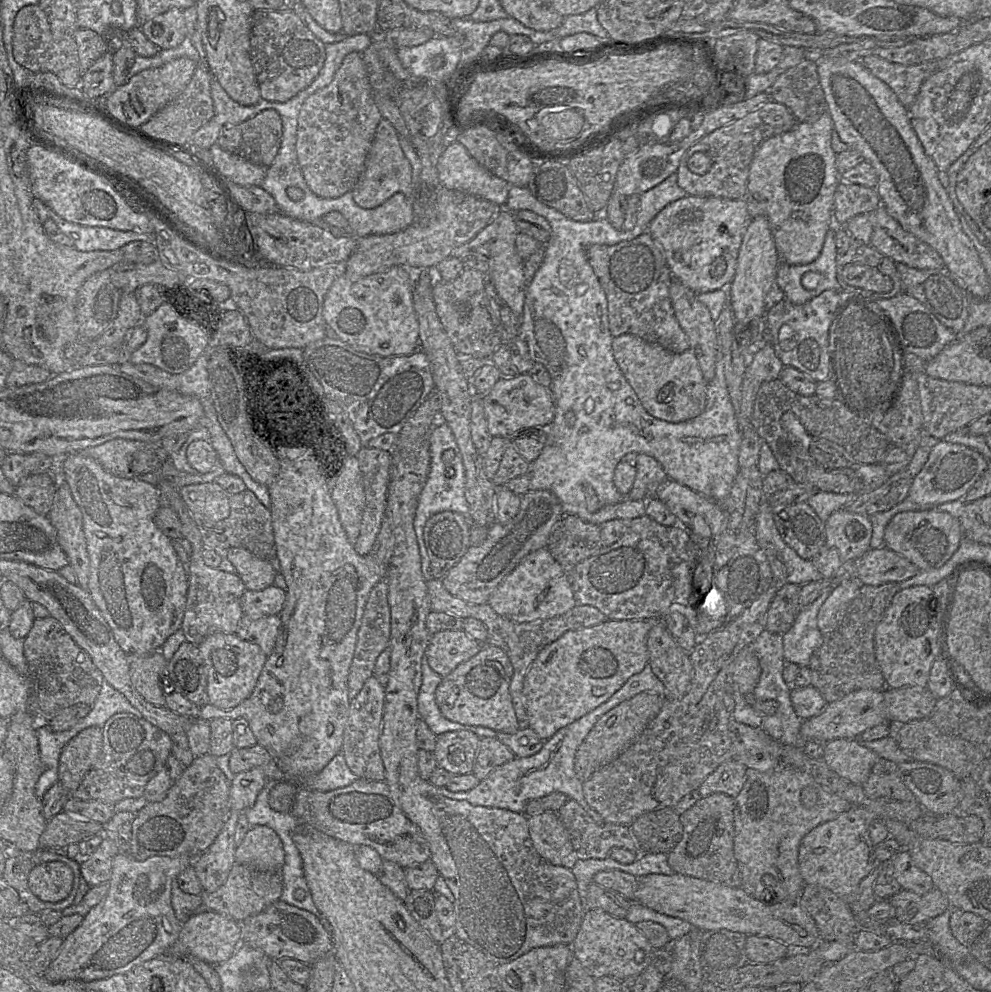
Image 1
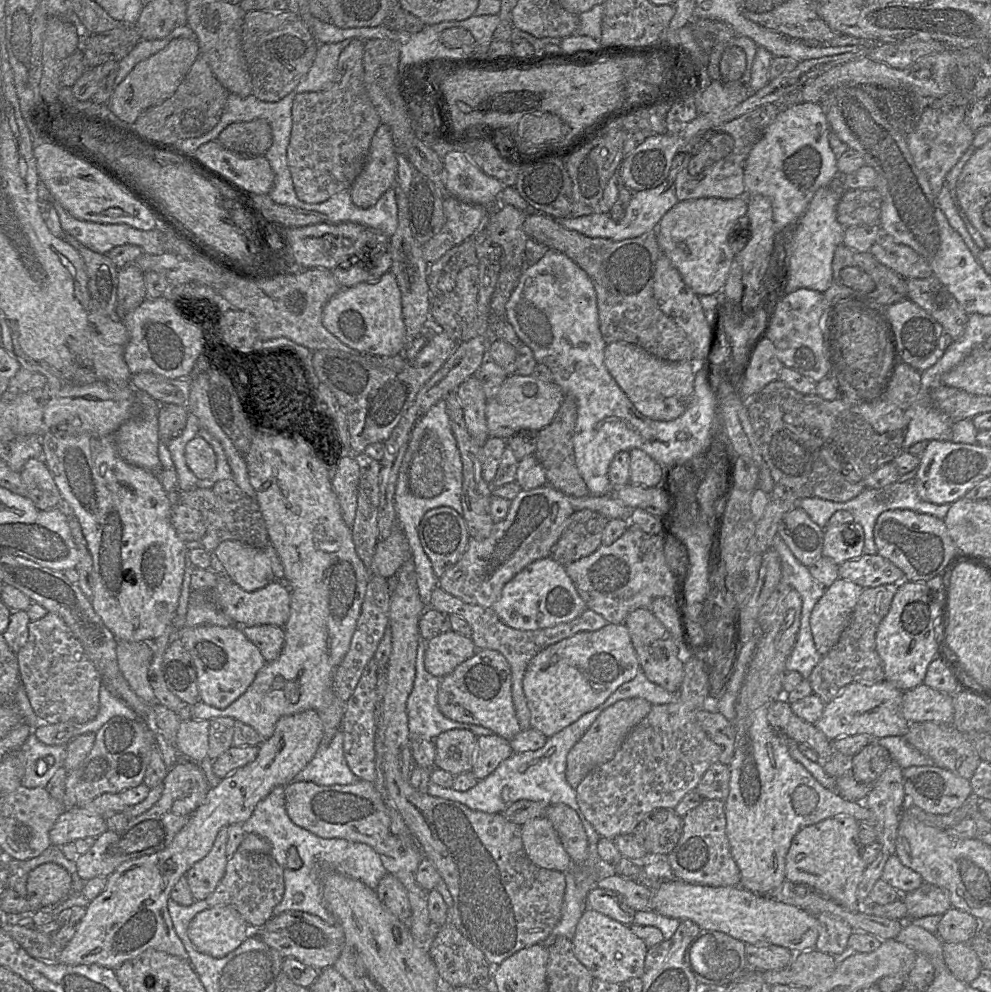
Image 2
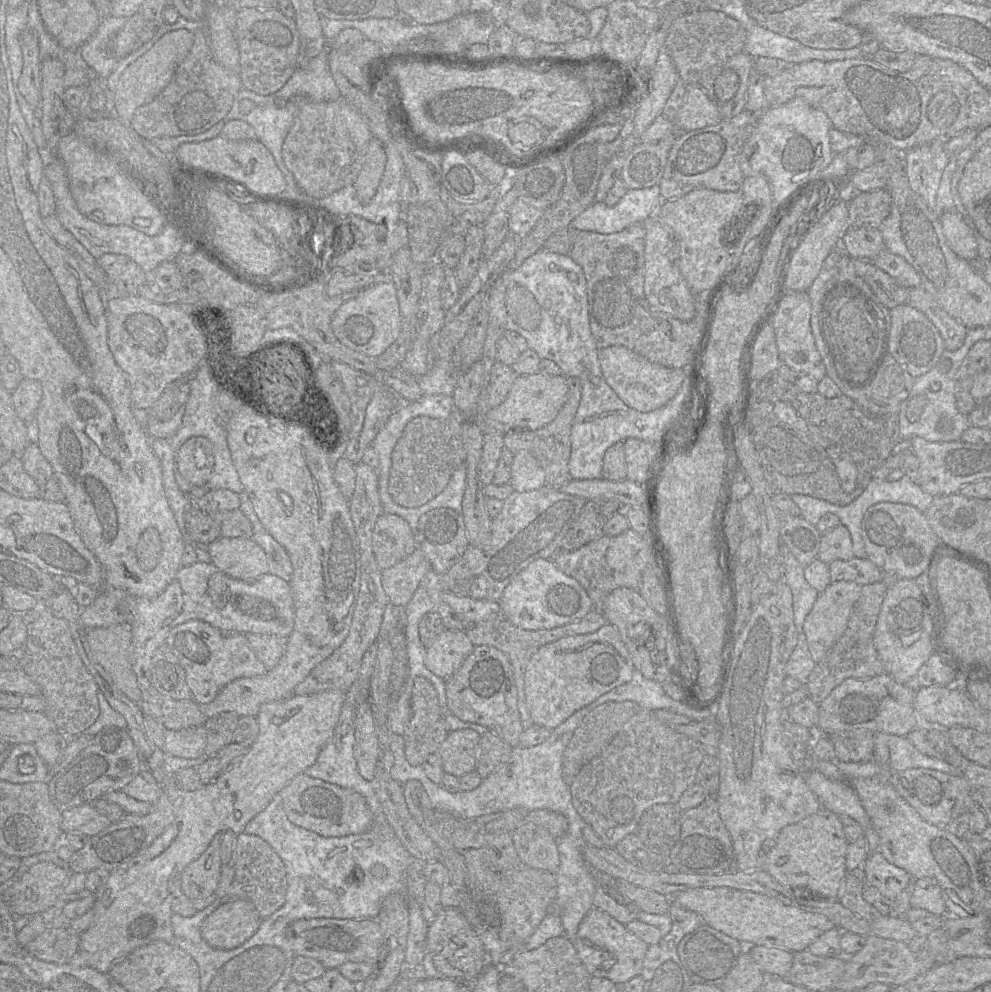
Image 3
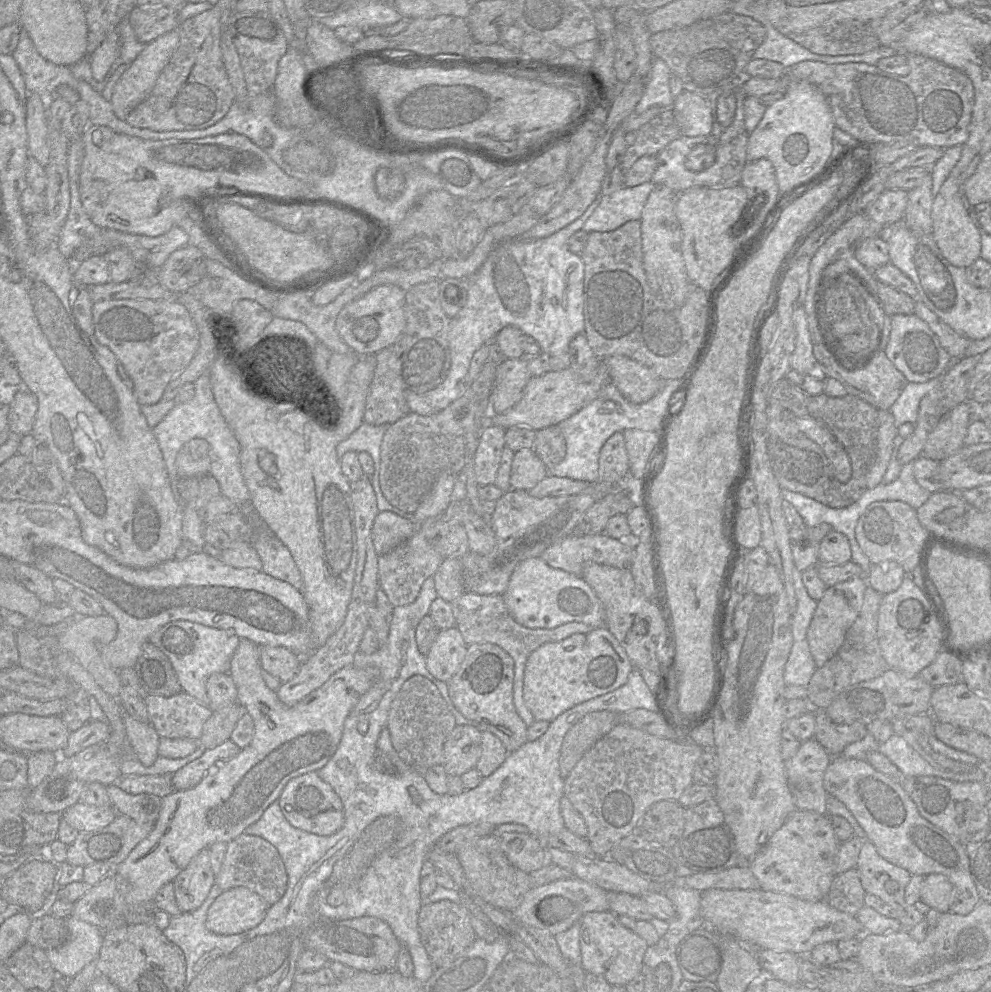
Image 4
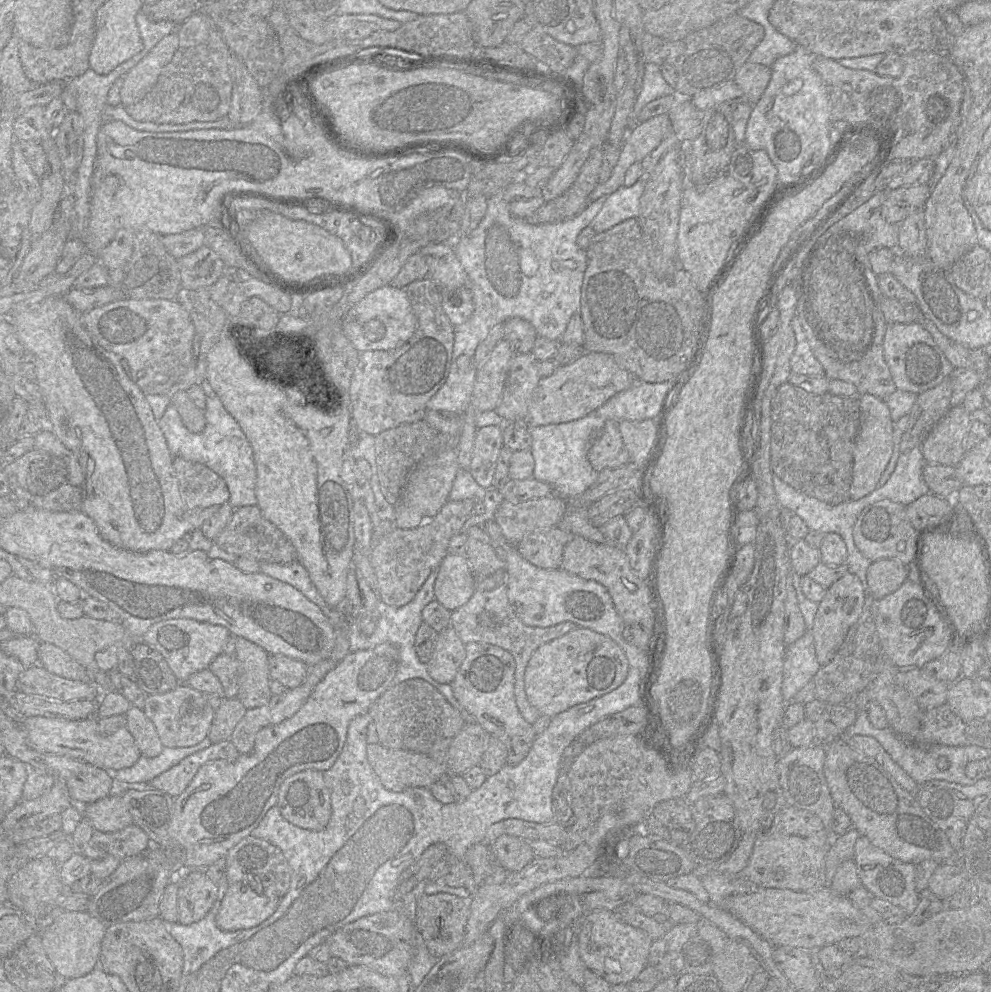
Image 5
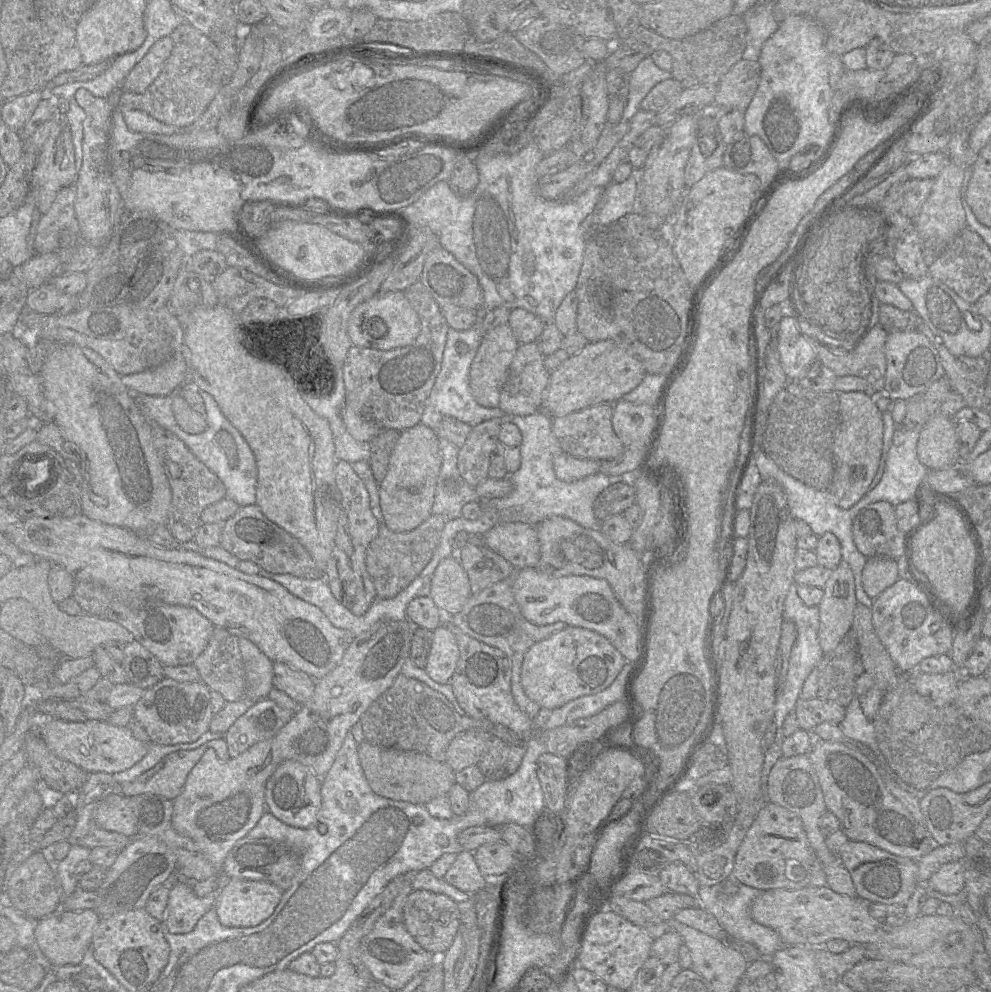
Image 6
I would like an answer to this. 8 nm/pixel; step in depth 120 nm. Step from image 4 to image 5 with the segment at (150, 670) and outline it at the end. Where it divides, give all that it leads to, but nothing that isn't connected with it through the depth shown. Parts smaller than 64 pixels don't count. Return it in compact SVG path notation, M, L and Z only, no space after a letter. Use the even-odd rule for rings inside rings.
M143 642L130 651L134 662L133 681L147 695L173 690L179 681L163 656Z

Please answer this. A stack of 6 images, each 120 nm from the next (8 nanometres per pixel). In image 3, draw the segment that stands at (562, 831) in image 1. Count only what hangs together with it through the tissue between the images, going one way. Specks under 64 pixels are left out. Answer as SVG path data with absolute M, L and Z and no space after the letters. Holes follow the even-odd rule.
M523 822L511 836L516 853L525 865L550 873L556 872L559 866L556 839L547 829Z

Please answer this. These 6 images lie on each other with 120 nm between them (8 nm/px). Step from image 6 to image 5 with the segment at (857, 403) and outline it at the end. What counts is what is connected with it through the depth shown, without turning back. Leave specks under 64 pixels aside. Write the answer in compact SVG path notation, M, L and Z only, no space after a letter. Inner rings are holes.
M871 394L858 395L861 418L853 452L852 484L850 500L858 500L877 488L877 483L886 469L893 453L894 422L884 400Z

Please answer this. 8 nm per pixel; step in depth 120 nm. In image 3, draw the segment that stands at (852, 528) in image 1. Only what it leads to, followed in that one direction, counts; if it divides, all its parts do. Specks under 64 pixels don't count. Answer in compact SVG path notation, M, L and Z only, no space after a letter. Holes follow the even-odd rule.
M839 525L822 534L817 558L827 565L834 560L851 560L853 543L848 528Z

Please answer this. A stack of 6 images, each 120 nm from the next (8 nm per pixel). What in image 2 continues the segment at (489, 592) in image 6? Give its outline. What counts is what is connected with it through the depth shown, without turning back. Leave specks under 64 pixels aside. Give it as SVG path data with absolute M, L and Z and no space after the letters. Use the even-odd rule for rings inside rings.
M439 585L431 594L430 607L447 615L456 614L463 617L471 627L471 639L476 649L492 649L500 652L507 660L511 669L511 692L516 717L521 730L531 728L530 713L523 693L523 677L530 660L541 650L568 638L578 632L596 631L607 624L598 613L586 608L573 620L558 624L551 628L536 630L518 630L504 624L494 612L492 607L482 607L469 604L445 592Z

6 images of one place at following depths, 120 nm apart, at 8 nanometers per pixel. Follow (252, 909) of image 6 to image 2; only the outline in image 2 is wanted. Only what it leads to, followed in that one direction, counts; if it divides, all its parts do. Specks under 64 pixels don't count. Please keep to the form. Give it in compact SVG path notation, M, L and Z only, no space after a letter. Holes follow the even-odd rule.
M232 906L209 907L195 915L188 925L188 937L194 947L214 958L234 951L252 929Z

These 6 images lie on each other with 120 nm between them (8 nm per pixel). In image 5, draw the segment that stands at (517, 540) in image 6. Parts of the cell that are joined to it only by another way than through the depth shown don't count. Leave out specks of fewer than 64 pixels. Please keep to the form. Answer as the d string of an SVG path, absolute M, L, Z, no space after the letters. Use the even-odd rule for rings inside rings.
M555 526L529 534L516 548L525 560L539 568L559 569L563 549L574 536L579 535L573 535Z

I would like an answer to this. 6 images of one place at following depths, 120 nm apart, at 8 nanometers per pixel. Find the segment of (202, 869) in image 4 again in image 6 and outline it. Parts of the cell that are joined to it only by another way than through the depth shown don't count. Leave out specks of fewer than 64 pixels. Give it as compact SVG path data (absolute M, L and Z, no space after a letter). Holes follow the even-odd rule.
M173 878L163 920L165 930L174 934L192 931L198 920L215 905L217 894L214 891L198 897L190 882Z

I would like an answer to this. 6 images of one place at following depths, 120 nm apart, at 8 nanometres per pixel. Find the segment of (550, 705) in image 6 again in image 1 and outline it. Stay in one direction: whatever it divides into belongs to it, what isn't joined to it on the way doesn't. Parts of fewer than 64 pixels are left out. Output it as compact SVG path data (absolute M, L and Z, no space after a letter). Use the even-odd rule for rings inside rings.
M661 619L606 620L604 623L564 633L536 656L524 679L523 696L529 728L546 741L559 729L573 723L608 701L633 675L648 664L647 635Z

